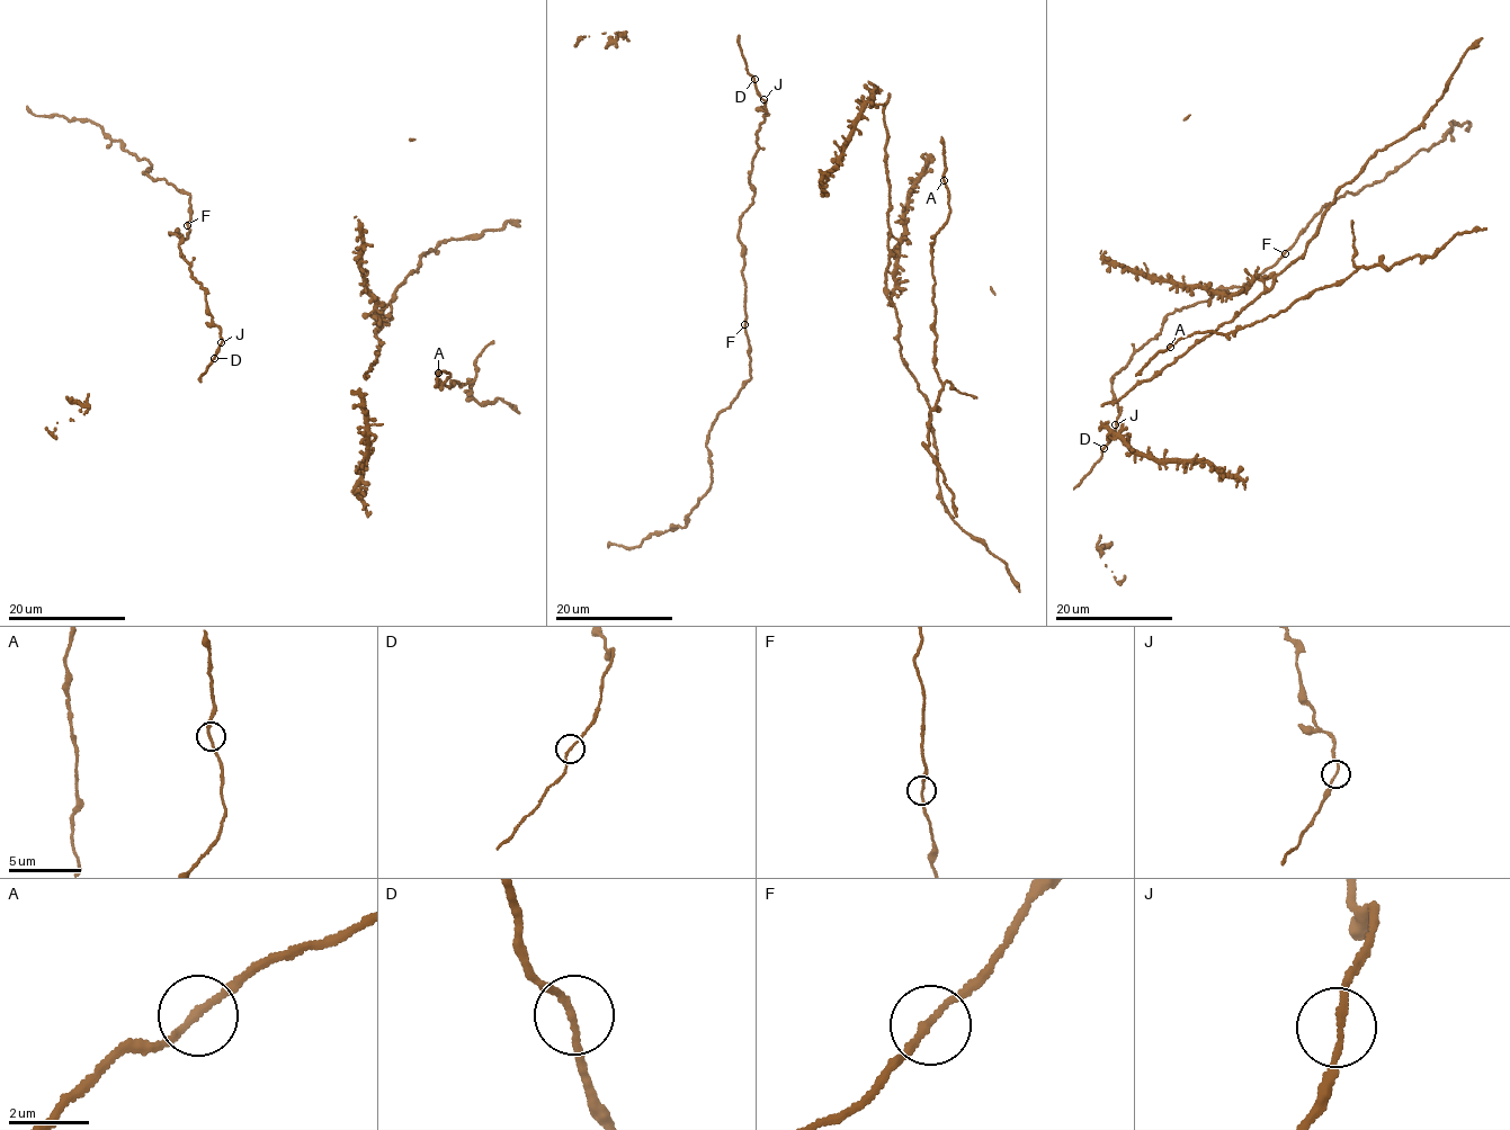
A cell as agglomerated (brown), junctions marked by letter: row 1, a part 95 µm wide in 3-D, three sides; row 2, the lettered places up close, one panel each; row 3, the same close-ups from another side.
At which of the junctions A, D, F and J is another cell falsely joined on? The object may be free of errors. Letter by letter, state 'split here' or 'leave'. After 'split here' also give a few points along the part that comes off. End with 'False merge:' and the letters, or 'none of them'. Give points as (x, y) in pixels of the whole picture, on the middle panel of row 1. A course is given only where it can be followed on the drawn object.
A: leave
D: leave
F: leave
J: leave
False merge: none of them

